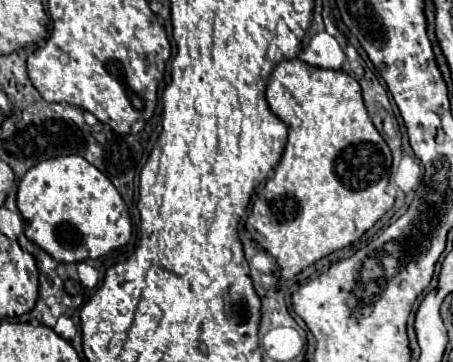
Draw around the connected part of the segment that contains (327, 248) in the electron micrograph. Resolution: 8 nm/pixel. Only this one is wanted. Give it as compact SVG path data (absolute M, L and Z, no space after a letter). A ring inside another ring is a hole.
M300 59L280 61L268 79L266 99L272 113L288 125L290 133L274 177L268 179L252 205L246 229L278 261L278 277L286 281L318 259L360 239L394 205L394 197L386 193L392 155L368 117L358 81L344 71L312 67Z

